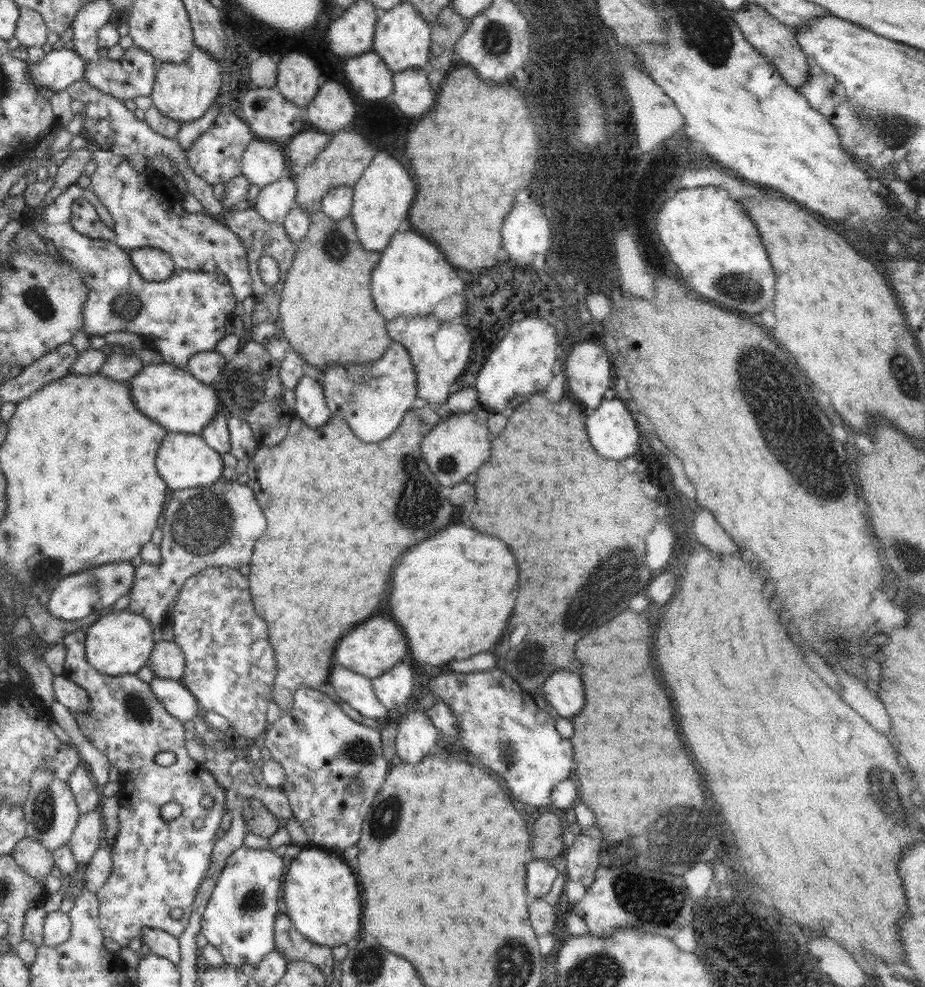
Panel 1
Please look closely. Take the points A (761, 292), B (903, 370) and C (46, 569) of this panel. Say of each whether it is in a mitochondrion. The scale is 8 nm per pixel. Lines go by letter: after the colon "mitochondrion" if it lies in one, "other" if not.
A: mitochondrion
B: mitochondrion
C: mitochondrion

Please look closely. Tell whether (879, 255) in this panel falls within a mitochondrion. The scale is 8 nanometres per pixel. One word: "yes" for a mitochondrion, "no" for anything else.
no

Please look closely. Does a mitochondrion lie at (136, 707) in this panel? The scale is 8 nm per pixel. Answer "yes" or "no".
yes

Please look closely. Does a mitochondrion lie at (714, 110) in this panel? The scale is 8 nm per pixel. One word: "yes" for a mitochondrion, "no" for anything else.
no

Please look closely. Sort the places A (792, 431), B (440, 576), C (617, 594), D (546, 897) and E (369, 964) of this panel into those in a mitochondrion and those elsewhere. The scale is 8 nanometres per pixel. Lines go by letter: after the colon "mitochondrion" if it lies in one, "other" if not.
A: mitochondrion
B: other
C: mitochondrion
D: other
E: mitochondrion

